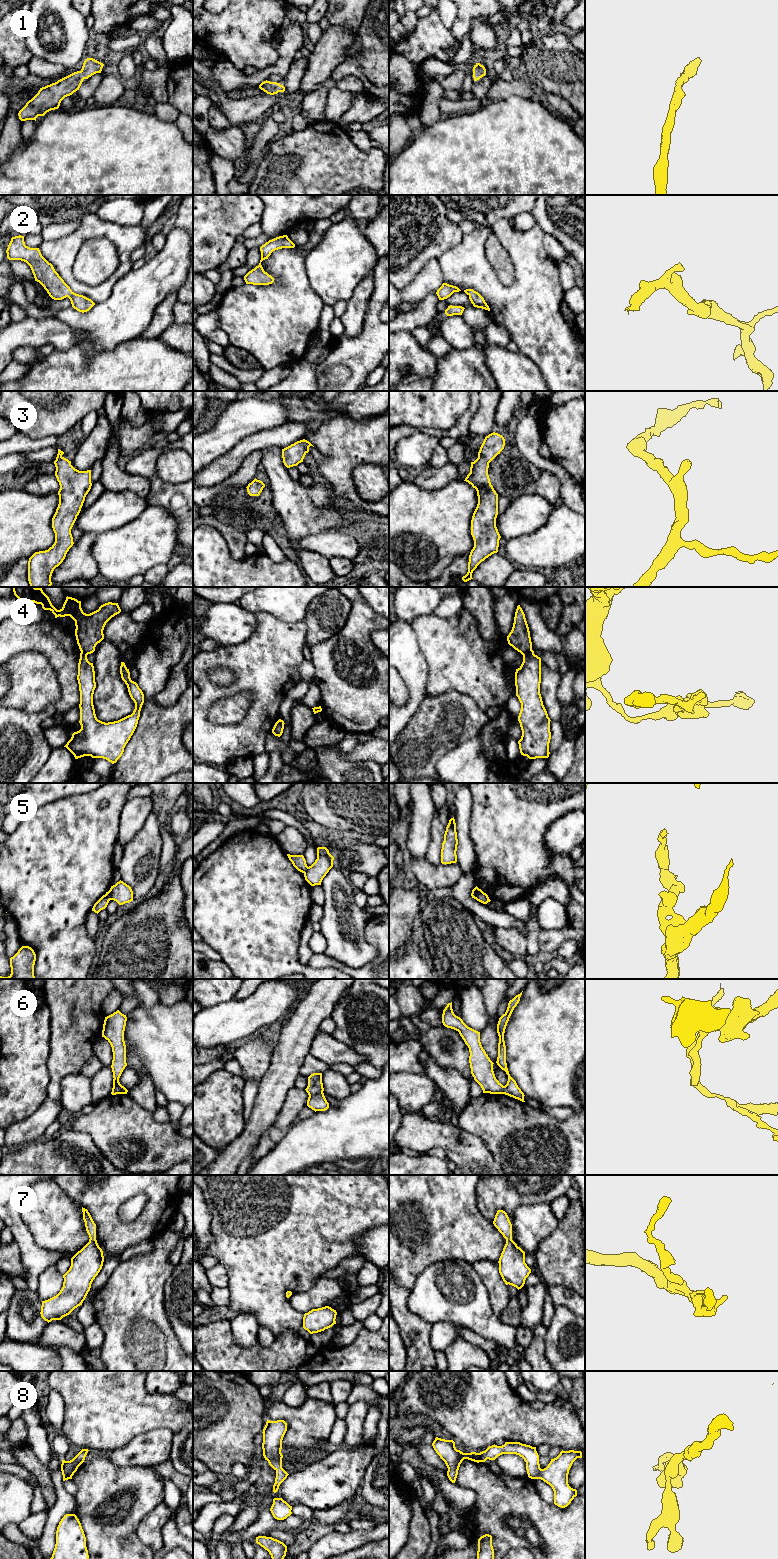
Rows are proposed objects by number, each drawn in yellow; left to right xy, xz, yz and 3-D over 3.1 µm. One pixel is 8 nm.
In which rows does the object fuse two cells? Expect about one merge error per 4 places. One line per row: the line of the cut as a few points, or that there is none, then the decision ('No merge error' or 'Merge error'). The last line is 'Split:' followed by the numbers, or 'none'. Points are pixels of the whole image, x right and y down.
1: No split. No merge error
2: No split. No merge error
3: No split. No merge error
4: Split along yz (531, 649), (523, 655). Merge error
5: Split along xy (108, 891), (110, 899). Merge error
6: Split along xz (322, 1092), (309, 1096). Merge error
7: No split. No merge error
8: No split. No merge error
Split: 4, 5, 6

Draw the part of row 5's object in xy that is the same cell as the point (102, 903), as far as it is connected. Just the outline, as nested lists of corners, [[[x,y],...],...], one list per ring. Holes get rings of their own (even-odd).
[[[106,892],[93,906],[92,911],[99,913],[101,910],[105,909],[110,901],[110,893]]]

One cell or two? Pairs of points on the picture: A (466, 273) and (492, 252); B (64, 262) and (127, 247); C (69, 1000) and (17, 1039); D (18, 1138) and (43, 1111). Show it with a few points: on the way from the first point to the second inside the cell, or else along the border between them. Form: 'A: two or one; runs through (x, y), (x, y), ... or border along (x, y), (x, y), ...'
A: two; border along (490, 234), (485, 246), (485, 257), (498, 277)
B: one; runs through (72, 244), (85, 231), (109, 231)
C: two; border along (44, 999), (50, 1016), (50, 1039)
D: one; runs through (25, 1131), (38, 1118)

